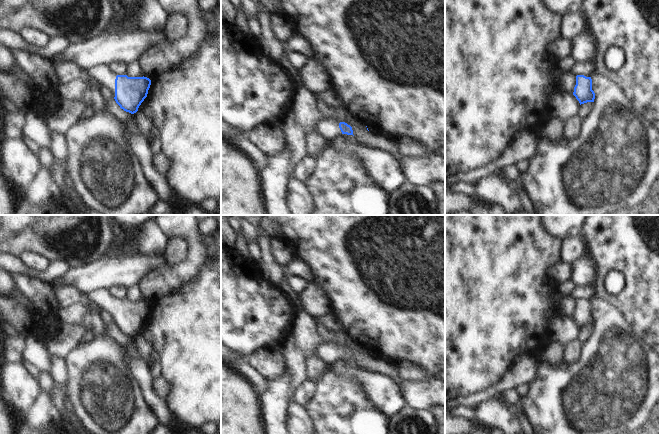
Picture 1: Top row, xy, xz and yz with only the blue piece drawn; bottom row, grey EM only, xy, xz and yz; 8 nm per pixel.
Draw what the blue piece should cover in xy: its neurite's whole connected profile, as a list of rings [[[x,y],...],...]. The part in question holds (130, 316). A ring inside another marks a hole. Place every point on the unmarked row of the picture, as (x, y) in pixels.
[[[104,289],[90,291],[84,295],[84,299],[107,312],[120,332],[131,338],[138,335],[151,309],[151,304],[147,301],[115,299]]]

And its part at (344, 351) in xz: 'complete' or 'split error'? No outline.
split error

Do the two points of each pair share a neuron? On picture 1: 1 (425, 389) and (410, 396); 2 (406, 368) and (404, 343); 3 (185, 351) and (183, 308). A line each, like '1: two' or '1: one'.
1: one
2: two
3: one

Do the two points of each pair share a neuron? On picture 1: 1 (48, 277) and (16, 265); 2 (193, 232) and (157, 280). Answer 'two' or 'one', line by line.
1: one
2: one

